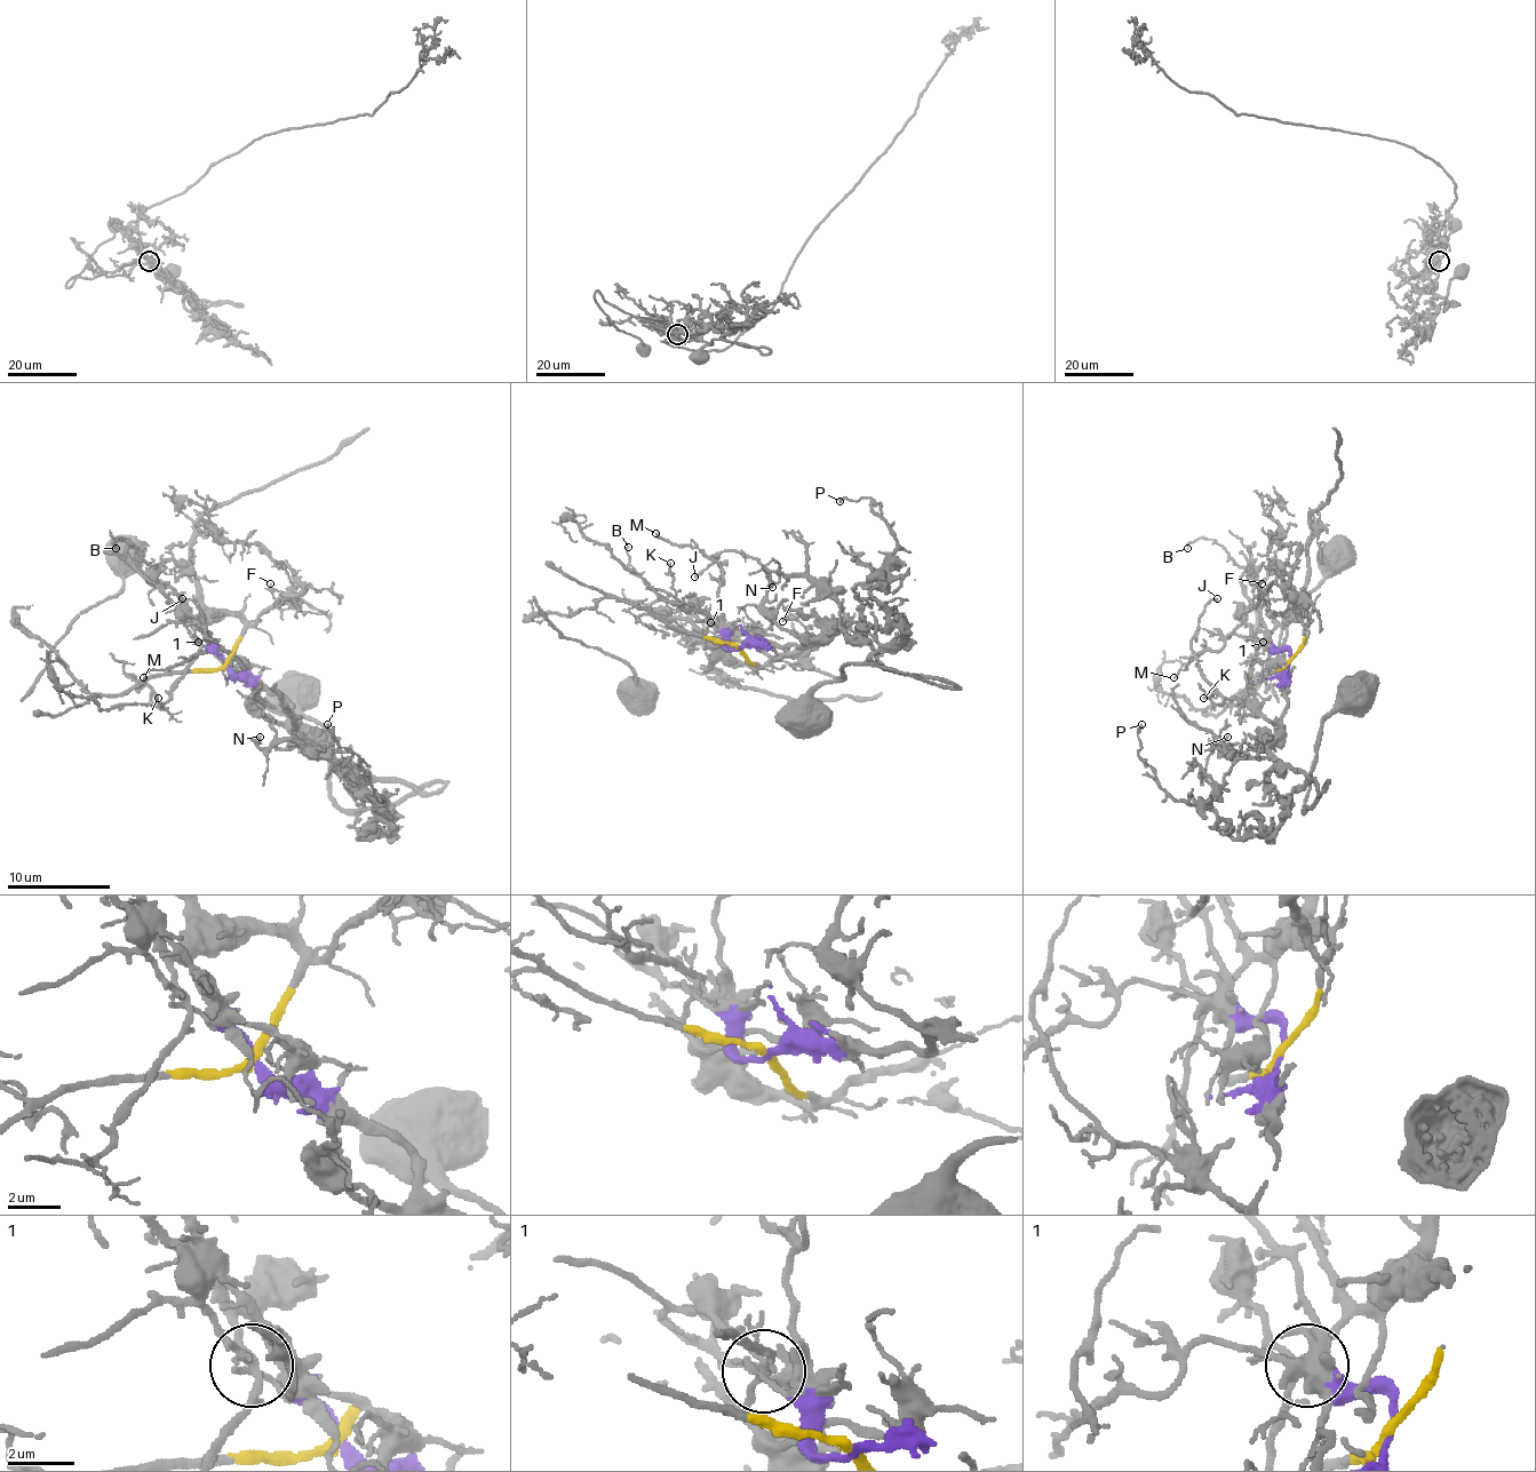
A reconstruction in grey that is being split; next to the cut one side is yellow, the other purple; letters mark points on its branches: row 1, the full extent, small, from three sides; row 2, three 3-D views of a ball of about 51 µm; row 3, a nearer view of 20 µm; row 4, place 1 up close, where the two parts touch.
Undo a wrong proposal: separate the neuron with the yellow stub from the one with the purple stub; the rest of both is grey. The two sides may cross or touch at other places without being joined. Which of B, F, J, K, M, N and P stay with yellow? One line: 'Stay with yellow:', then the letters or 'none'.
Stay with yellow: B, F, K

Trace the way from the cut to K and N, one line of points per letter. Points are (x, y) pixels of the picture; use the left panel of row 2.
K: (225, 663), (244, 628), (233, 614), (209, 614), (195, 628), (199, 643), (197, 659), (160, 705), (158, 698)
N: (225, 663), (287, 702), (311, 737), (267, 747), (259, 737)

